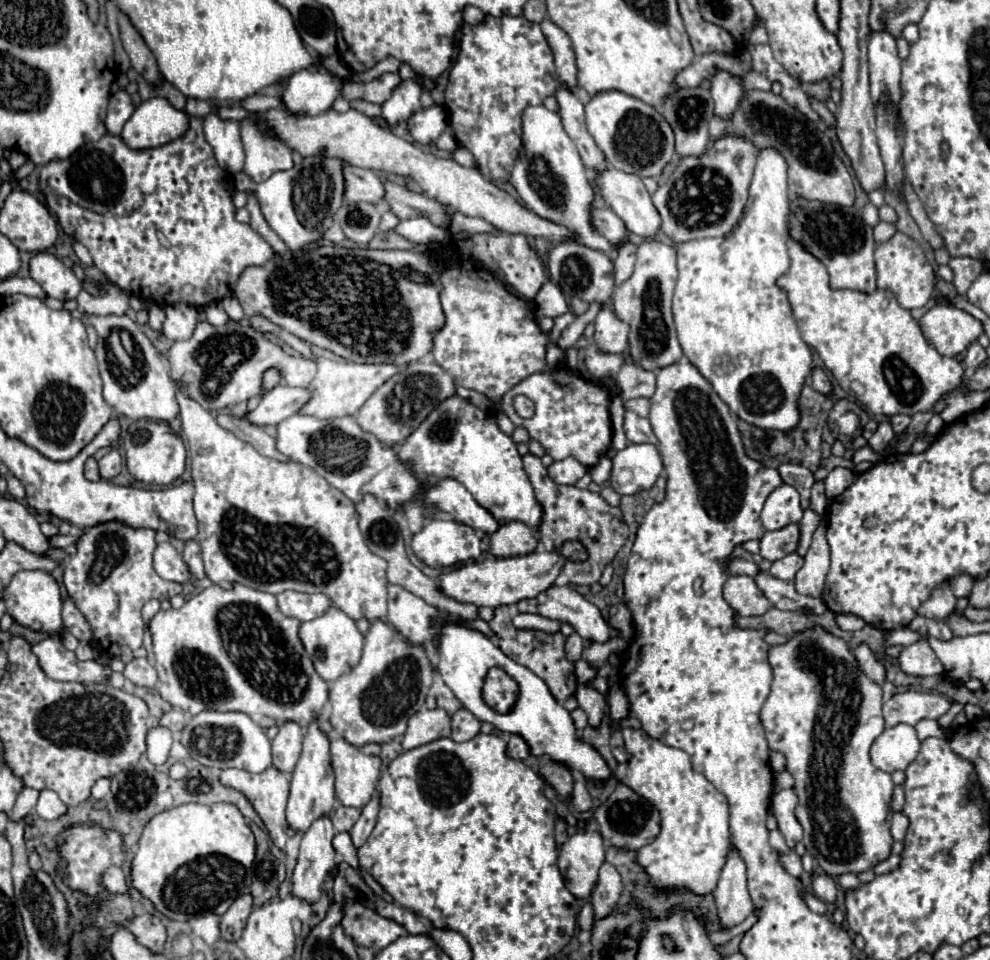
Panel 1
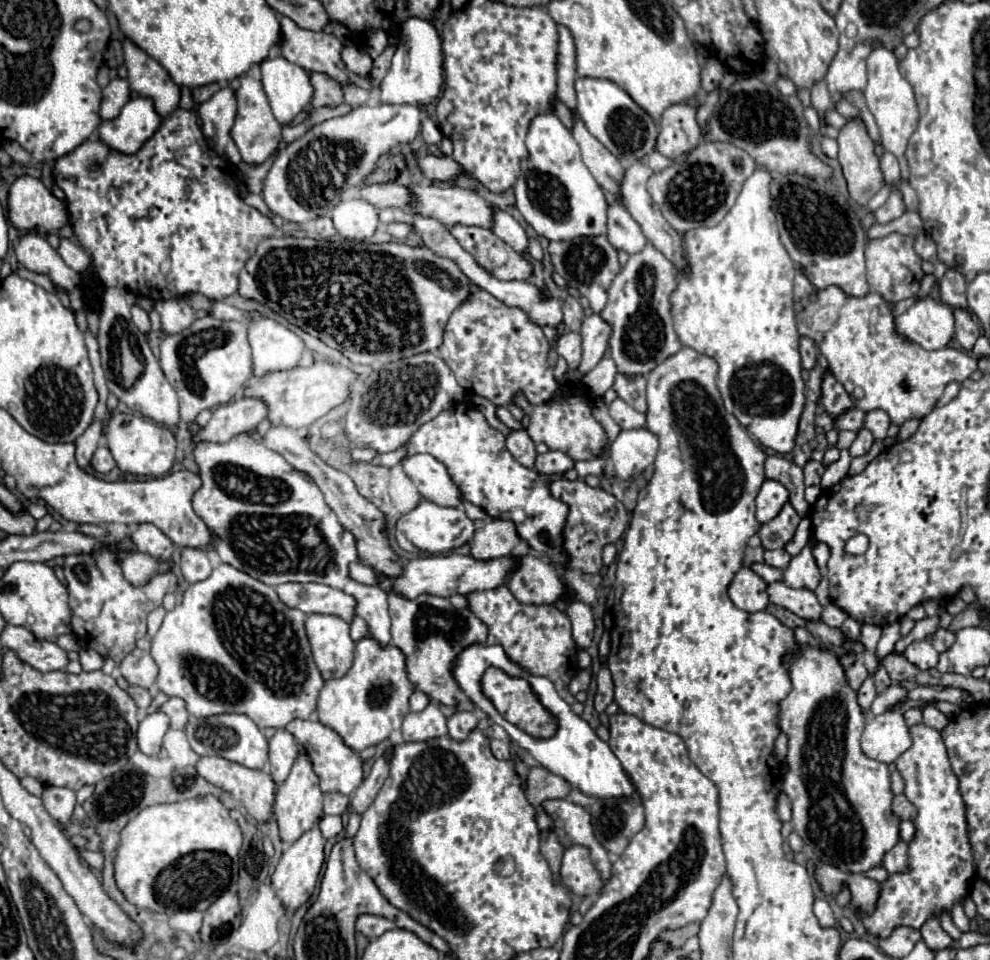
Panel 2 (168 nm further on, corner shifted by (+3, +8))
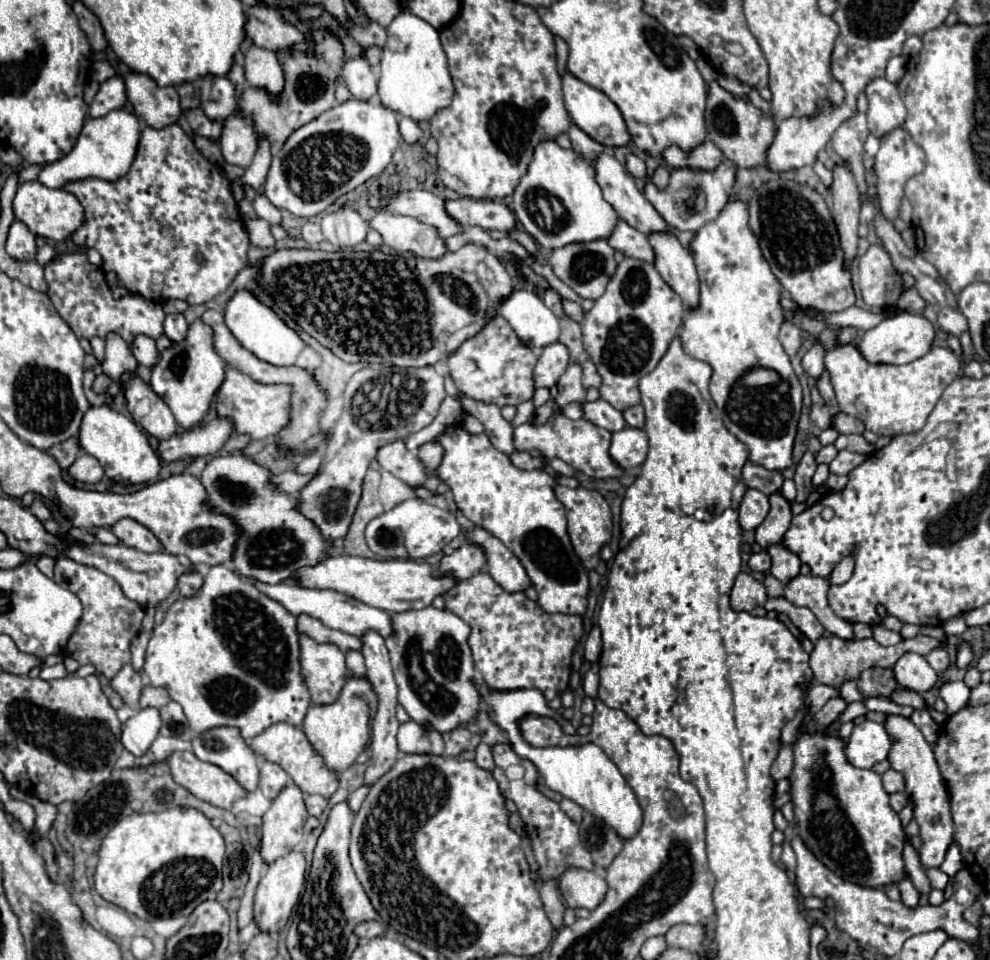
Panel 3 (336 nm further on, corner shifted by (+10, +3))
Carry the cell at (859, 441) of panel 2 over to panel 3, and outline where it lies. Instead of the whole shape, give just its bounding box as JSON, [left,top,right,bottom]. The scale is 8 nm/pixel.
[828,451,866,475]

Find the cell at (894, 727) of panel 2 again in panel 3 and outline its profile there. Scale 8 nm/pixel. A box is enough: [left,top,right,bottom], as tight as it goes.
[844,721,890,769]

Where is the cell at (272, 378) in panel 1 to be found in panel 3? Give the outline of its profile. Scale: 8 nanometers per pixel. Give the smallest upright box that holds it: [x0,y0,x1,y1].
[224,289,304,365]

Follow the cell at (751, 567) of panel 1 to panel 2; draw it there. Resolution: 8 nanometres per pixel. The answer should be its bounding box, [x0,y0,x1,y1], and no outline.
[751,564,781,584]

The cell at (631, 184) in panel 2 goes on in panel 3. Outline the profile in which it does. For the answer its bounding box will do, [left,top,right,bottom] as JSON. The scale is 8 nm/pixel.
[648,233,698,309]

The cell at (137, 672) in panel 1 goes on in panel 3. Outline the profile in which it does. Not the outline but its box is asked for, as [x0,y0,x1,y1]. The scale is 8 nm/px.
[110,665,144,709]

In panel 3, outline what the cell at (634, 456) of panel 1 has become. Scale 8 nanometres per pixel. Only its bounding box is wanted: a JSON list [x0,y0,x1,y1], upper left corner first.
[610,427,648,469]

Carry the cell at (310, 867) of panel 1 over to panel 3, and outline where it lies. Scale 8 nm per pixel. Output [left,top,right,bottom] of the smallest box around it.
[254,851,306,933]

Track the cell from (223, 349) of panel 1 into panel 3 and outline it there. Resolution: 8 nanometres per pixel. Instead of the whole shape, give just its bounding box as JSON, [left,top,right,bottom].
[150,319,226,429]

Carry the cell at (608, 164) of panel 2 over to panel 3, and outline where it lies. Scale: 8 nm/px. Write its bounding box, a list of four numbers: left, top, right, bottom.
[592,153,670,235]

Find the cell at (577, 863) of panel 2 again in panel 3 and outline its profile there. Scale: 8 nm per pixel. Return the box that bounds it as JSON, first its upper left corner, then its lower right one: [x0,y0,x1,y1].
[558,869,606,909]

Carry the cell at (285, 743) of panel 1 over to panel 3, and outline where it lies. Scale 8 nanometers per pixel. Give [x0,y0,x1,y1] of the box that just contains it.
[258,761,290,801]

